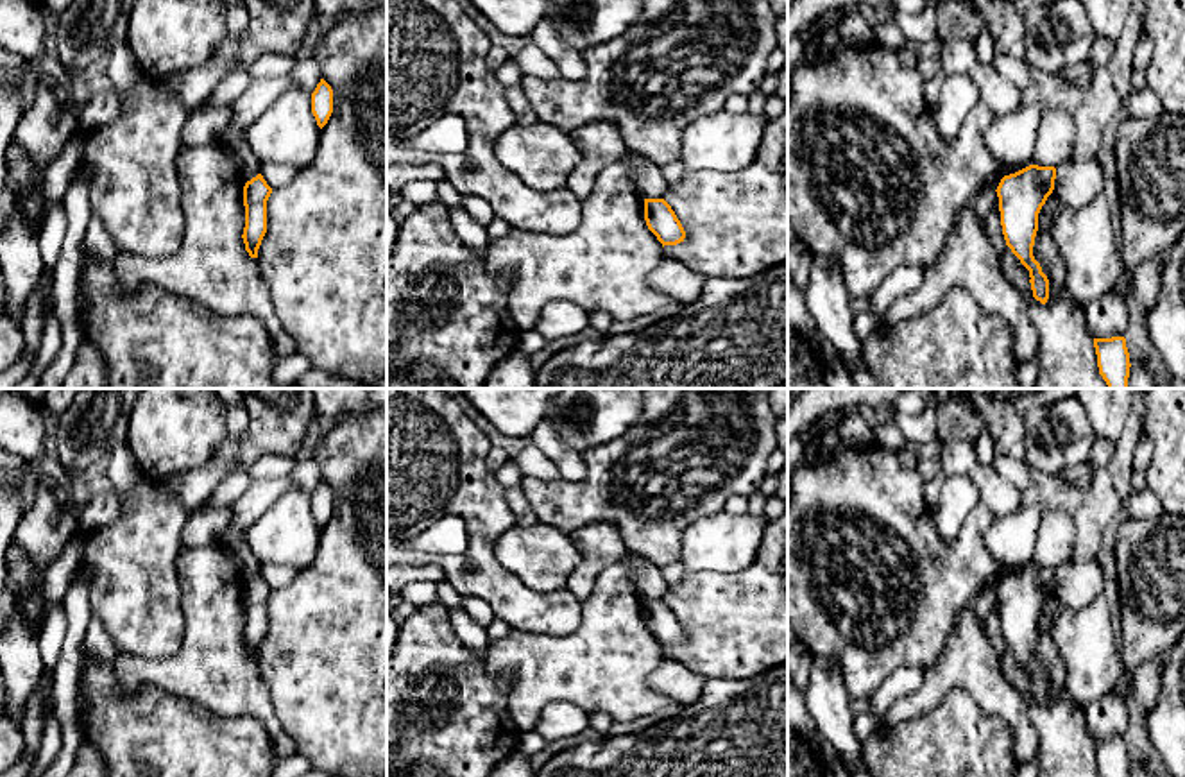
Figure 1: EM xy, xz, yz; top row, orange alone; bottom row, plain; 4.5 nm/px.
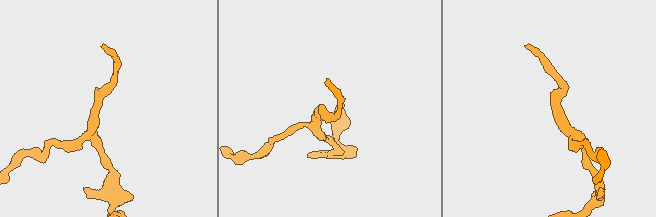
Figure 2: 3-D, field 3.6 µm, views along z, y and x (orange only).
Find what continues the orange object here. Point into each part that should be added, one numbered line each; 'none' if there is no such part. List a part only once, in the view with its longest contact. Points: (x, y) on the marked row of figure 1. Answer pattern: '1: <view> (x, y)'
none

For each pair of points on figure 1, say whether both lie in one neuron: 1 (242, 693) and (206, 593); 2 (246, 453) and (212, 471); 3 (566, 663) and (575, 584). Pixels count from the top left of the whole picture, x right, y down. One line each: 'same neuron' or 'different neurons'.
1: same neuron
2: same neuron
3: different neurons

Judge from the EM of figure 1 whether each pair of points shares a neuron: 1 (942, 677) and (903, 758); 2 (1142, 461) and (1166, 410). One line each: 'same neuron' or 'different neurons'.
1: different neurons
2: different neurons

